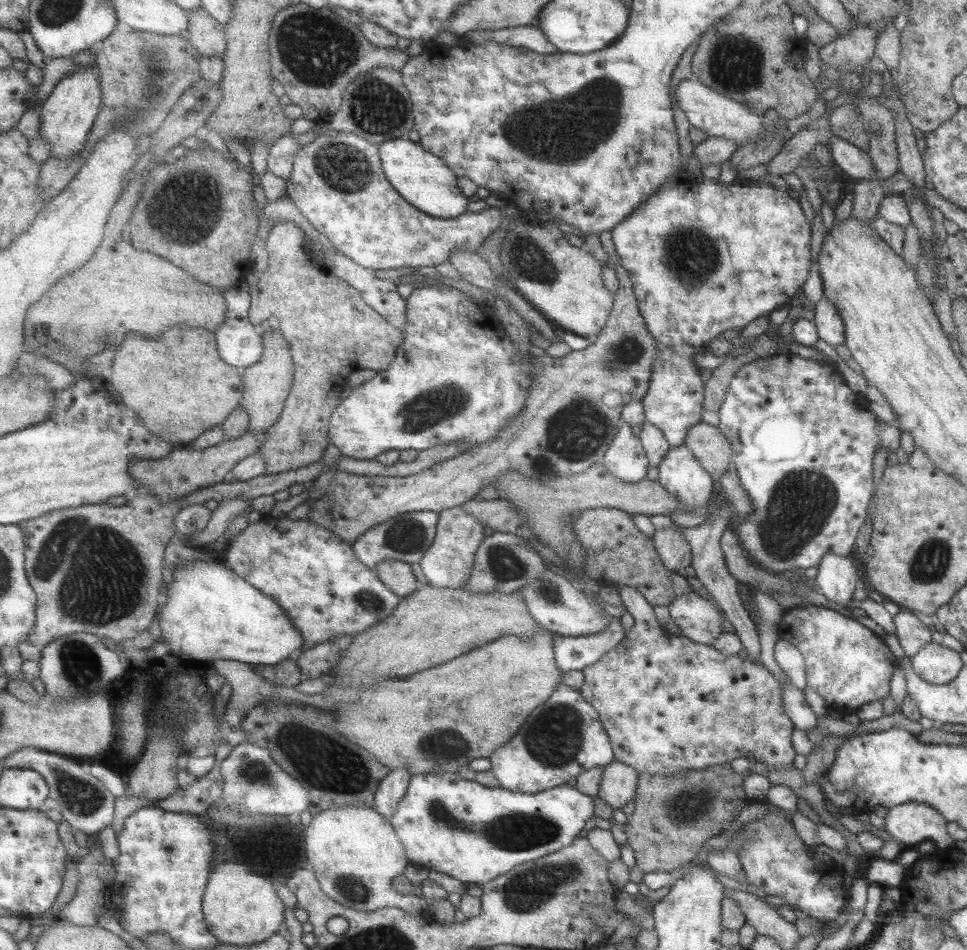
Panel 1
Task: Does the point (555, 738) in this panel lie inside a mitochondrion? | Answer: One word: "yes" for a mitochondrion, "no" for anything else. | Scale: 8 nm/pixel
yes

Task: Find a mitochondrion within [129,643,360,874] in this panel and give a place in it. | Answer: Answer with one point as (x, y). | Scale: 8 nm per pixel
(255, 772)

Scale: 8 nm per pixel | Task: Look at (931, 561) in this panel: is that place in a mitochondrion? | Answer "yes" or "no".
yes

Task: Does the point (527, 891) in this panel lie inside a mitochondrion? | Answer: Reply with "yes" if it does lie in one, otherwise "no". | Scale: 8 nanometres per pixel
yes

